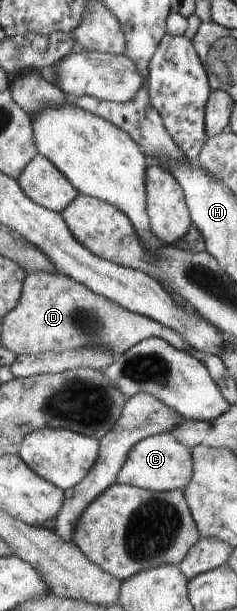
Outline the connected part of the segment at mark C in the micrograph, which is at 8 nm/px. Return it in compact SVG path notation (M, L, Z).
M172 432L154 434L140 440L131 449L128 459L120 470L116 484L130 484L153 492L185 490L194 475L191 449L184 445Z

